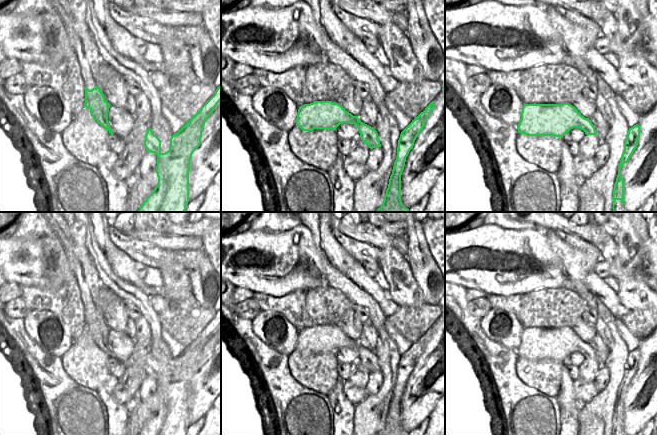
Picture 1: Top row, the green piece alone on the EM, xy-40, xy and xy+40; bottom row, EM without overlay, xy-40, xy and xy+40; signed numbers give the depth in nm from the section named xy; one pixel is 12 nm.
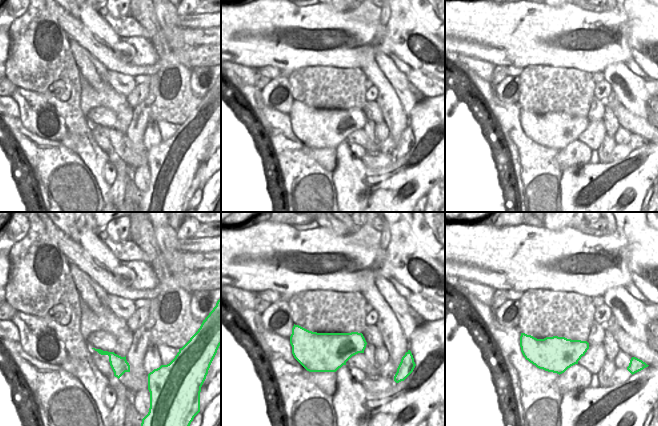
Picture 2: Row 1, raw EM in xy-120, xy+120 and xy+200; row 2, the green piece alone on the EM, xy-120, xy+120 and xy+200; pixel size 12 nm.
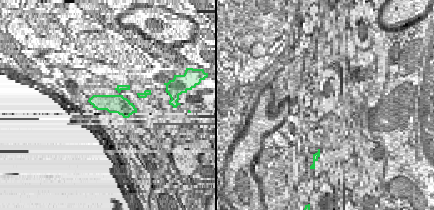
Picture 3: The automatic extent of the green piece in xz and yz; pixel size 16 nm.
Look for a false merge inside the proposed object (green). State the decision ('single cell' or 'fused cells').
single cell

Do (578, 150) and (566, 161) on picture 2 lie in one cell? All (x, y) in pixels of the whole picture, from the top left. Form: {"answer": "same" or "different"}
{"answer": "same"}

